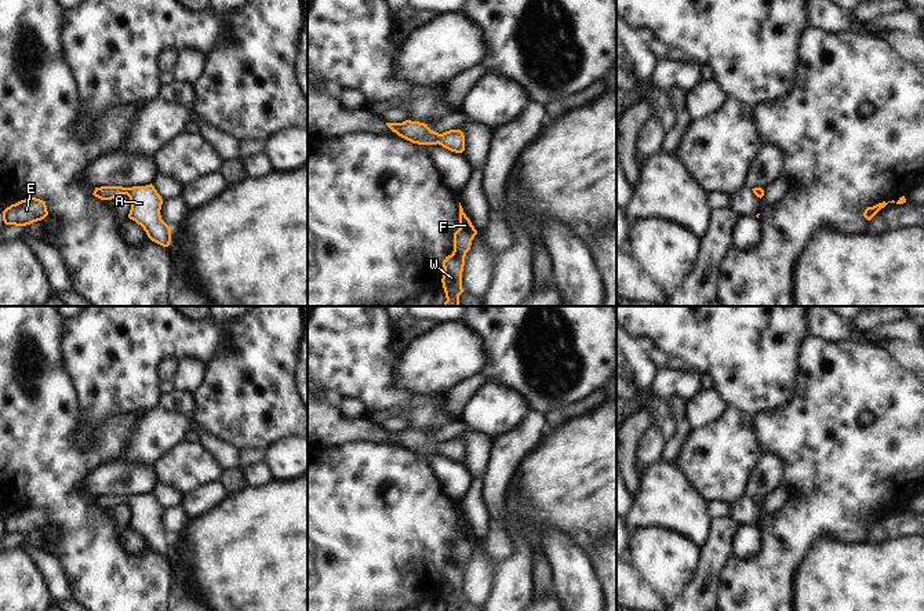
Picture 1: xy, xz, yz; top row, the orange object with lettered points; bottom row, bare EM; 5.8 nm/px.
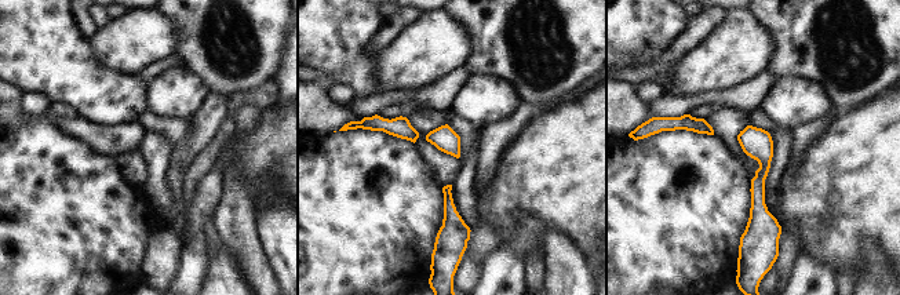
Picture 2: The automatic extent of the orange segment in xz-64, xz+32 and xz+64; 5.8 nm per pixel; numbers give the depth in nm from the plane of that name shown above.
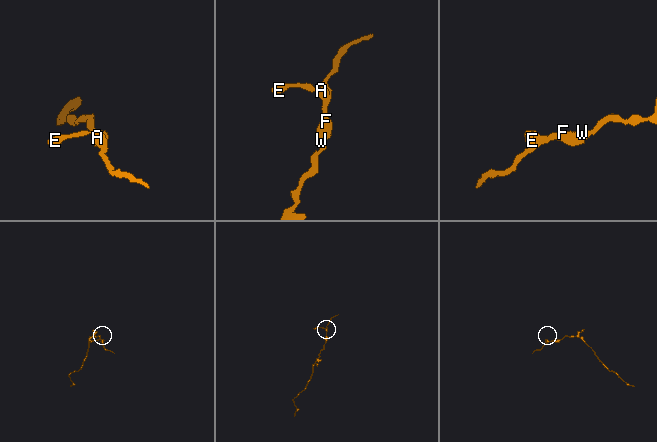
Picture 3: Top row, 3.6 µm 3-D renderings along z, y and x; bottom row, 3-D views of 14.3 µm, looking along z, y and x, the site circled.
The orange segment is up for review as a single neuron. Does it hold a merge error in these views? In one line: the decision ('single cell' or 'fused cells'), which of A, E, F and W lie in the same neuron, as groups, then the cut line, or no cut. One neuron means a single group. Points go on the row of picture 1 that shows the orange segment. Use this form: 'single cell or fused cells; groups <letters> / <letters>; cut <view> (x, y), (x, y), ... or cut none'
single cell; groups A E F W; cut none

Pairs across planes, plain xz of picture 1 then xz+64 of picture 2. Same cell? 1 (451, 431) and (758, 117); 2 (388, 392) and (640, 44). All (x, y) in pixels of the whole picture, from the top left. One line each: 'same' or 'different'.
1: different
2: same

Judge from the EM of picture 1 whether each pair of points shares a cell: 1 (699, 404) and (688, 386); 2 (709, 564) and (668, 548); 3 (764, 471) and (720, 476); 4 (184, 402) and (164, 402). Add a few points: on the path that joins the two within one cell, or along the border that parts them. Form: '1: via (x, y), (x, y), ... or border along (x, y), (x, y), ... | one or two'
1: border along (704, 389), (687, 402) | two
2: border along (701, 548), (698, 567), (692, 578), (683, 588) | two
3: border along (764, 453), (750, 475), (744, 494) | two
4: via (179, 402), (168, 402) | one

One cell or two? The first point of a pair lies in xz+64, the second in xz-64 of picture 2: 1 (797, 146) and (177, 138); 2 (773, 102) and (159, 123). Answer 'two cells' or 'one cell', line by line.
1: two cells
2: two cells

